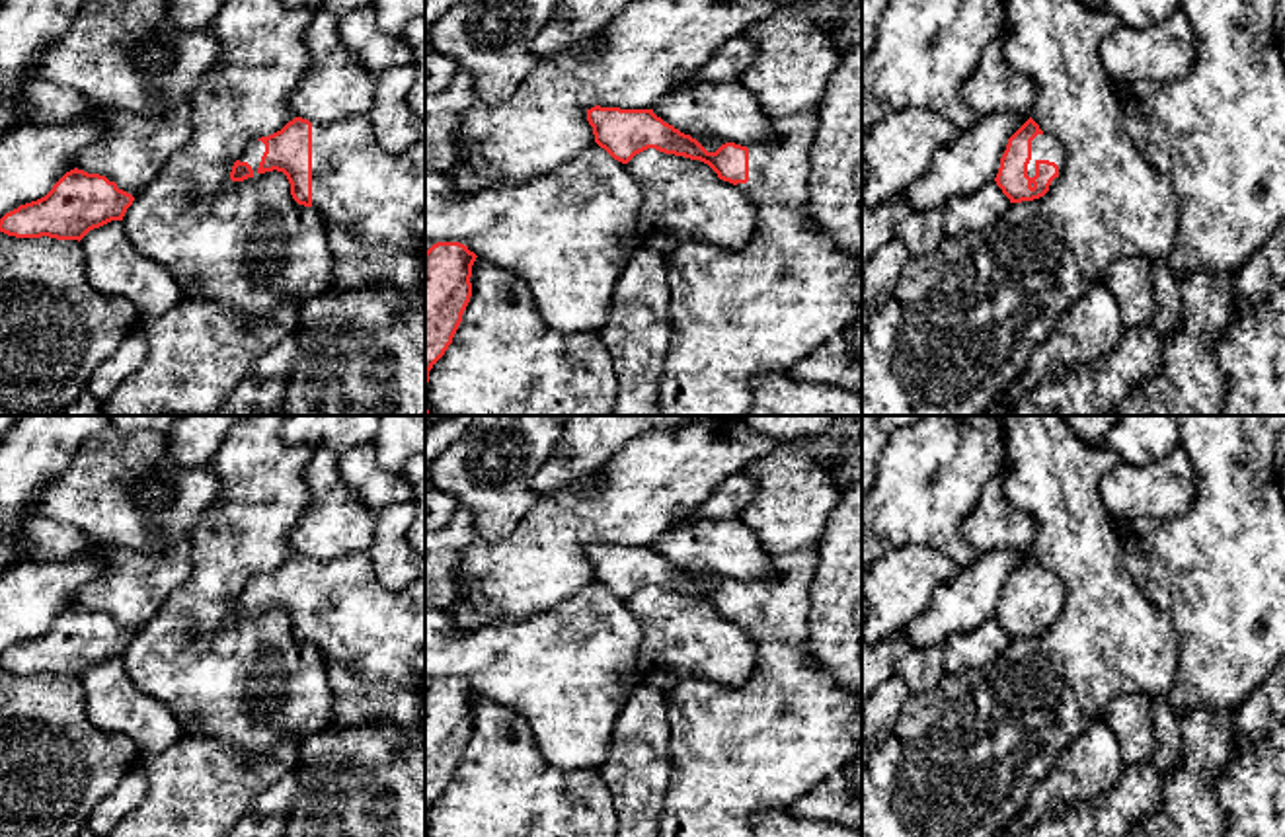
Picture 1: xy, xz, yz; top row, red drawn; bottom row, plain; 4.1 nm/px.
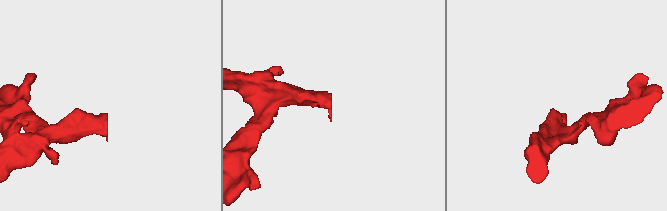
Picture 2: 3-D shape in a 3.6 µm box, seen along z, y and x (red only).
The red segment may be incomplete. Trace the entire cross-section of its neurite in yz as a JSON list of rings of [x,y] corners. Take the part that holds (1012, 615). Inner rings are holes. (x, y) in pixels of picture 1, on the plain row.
[[[1030,554],[1010,576],[994,615],[1010,640],[1043,634],[1063,607],[1063,583]]]

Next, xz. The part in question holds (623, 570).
[[[595,542],[587,546],[595,579],[614,597],[628,601],[655,585],[708,601],[720,617],[745,628],[759,648],[757,667],[741,687],[708,679],[686,679],[667,695],[671,775],[657,837],[753,837],[751,816],[766,808],[790,808],[827,777],[848,767],[862,741],[862,697],[848,695],[833,675],[809,658],[809,585],[819,548],[772,556],[774,576],[766,581],[721,581],[708,589],[653,546]]]

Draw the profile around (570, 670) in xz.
[[[599,581],[542,615],[476,630],[458,628],[445,609],[425,609],[425,689],[437,679],[460,679],[478,695],[523,714],[538,749],[556,769],[599,771],[614,722],[642,683],[642,640],[626,601]]]

